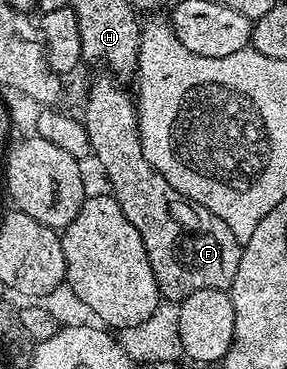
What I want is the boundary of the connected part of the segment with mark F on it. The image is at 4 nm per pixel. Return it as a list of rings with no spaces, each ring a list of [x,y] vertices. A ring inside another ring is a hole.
[[[101,74],[94,80],[94,85],[86,92],[86,109],[80,112],[88,130],[88,142],[93,159],[98,159],[106,180],[110,183],[109,191],[114,201],[124,210],[124,218],[136,226],[140,238],[144,242],[144,250],[148,254],[148,262],[152,266],[152,274],[158,283],[158,294],[163,301],[181,302],[188,294],[196,294],[196,290],[212,290],[213,288],[229,289],[230,283],[236,278],[236,270],[240,266],[242,245],[236,234],[228,230],[224,218],[216,218],[212,210],[199,204],[191,204],[185,200],[172,185],[166,181],[144,158],[144,150],[140,142],[138,129],[138,110],[136,100],[116,83],[115,77]]]

